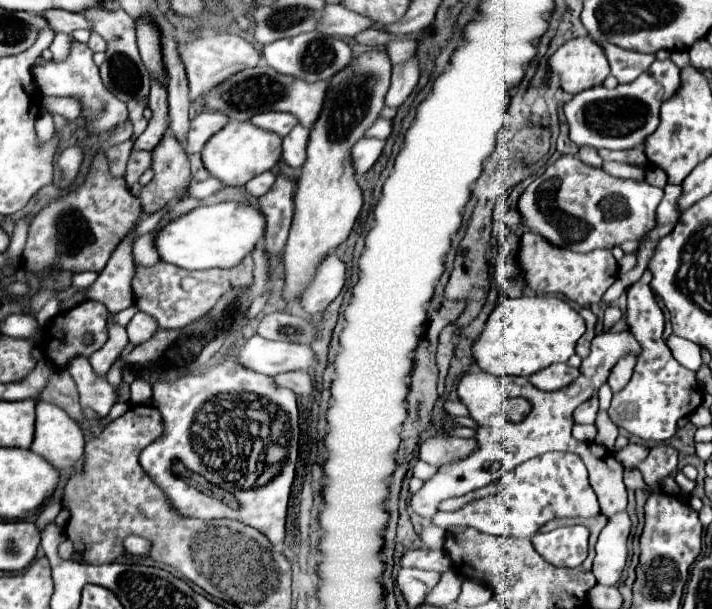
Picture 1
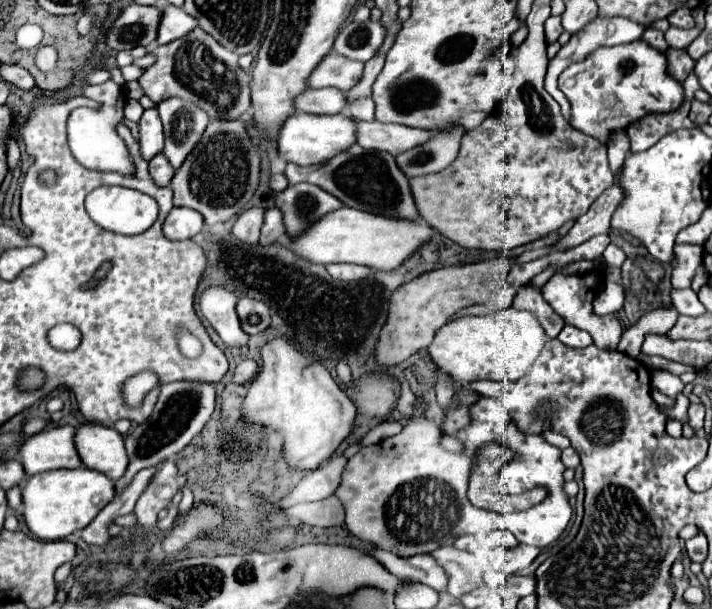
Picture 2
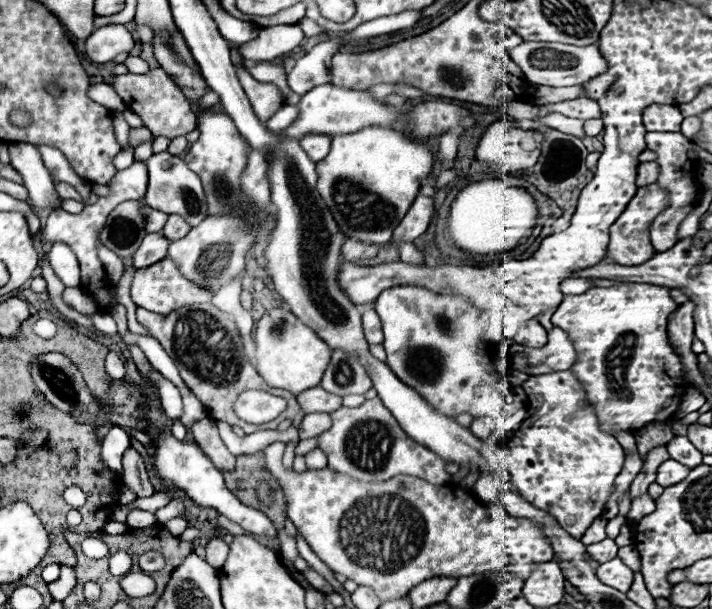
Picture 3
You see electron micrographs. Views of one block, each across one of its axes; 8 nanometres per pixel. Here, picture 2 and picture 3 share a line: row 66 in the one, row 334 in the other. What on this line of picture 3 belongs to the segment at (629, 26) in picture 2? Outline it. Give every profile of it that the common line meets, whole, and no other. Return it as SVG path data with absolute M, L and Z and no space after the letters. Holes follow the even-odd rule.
M552 328L548 332L548 344L544 348L528 348L516 342L508 342L508 346L508 352L512 356L518 352L526 354L526 360L530 360L530 376L546 372L564 372L576 362L574 344L560 328Z

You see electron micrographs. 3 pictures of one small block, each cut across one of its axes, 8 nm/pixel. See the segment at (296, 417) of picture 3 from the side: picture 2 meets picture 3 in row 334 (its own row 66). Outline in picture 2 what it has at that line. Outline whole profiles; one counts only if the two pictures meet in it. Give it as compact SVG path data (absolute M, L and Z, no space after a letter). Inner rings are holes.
M202 28L192 30L188 36L154 50L156 62L146 68L140 78L140 86L146 96L160 104L166 98L182 98L198 104L210 120L238 120L250 108L250 76L238 66L238 54L222 48L212 36L206 36Z

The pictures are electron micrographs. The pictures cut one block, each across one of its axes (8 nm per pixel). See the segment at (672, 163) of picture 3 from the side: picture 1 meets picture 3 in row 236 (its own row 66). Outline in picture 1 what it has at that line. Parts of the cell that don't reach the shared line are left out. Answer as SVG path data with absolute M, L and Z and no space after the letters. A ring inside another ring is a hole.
M668 58L664 62L654 60L652 66L634 82L618 84L614 90L600 86L578 92L564 106L566 124L570 128L570 140L576 146L592 146L596 150L628 150L636 148L650 136L660 122L660 104L674 96L680 84L680 68Z

